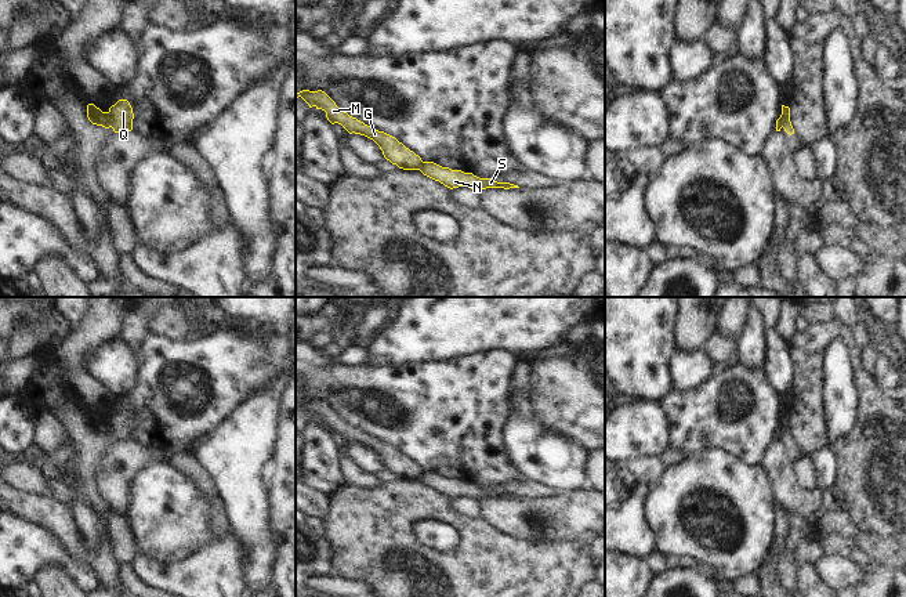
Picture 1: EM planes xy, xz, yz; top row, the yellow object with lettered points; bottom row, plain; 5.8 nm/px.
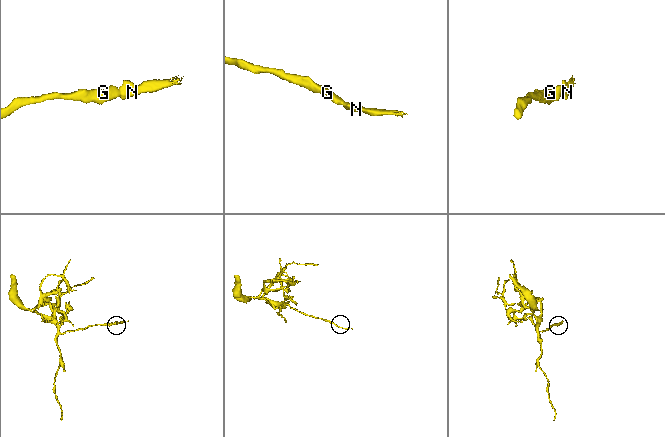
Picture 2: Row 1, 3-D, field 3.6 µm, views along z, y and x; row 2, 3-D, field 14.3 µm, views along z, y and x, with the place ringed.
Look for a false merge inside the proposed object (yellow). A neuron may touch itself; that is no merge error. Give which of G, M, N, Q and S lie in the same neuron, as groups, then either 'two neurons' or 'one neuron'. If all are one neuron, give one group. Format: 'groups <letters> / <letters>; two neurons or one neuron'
groups G M / N Q S; two neurons

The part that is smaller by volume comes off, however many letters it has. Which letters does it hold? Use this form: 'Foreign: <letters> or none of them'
Foreign: N, Q, S

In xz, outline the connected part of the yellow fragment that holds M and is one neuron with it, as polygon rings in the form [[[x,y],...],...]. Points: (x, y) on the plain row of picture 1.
[[[302,399],[296,404],[296,408],[298,406],[301,406],[309,417],[315,416],[316,419],[325,420],[326,427],[331,434],[338,433],[349,444],[355,442],[373,449],[383,460],[384,467],[399,478],[418,480],[424,473],[418,464],[406,457],[395,446],[384,441],[378,441],[340,419],[325,401]]]

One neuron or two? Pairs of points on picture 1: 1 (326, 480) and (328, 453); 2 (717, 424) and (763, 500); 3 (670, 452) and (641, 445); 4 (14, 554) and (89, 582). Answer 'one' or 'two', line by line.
1: one
2: two
3: two
4: one

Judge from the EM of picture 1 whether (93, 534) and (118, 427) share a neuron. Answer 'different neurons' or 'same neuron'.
different neurons

